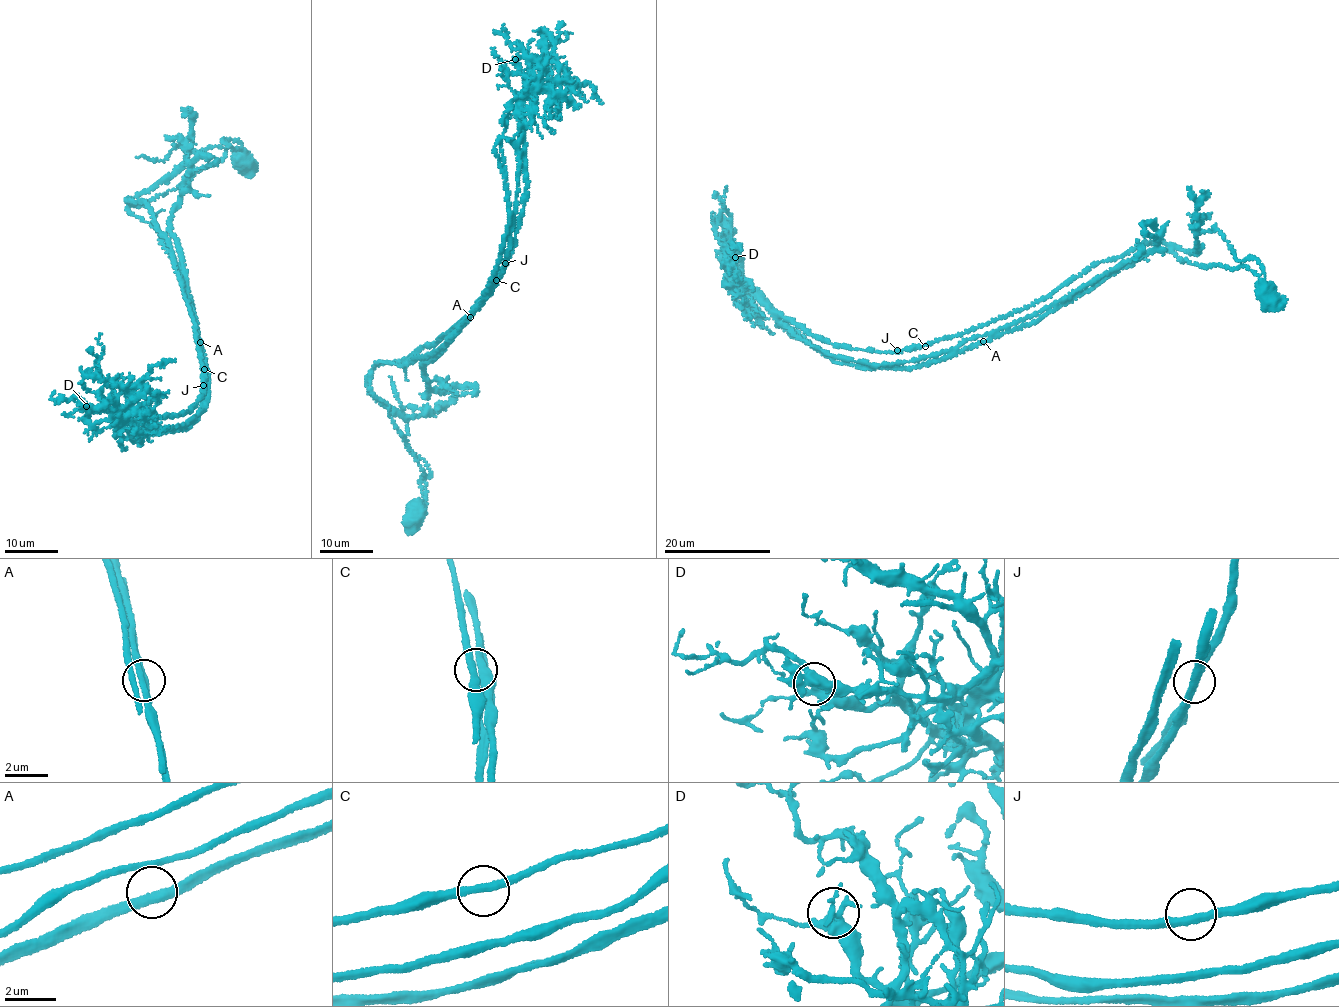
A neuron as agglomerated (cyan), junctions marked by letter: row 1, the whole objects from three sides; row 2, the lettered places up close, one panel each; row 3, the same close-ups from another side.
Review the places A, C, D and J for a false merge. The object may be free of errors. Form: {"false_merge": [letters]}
{"false_merge": ["A"]}

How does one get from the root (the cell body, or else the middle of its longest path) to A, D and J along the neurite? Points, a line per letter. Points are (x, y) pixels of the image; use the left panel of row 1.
A: (249, 166), (245, 151), (229, 148), (179, 188), (127, 206), (155, 225), (179, 265), (200, 342)
D: (249, 166), (229, 148), (179, 188), (127, 206), (179, 265), (205, 405), (183, 425), (148, 431), (86, 406)
J: (249, 166), (229, 148), (127, 206), (179, 265), (205, 361), (200, 412), (148, 426), (203, 385)

